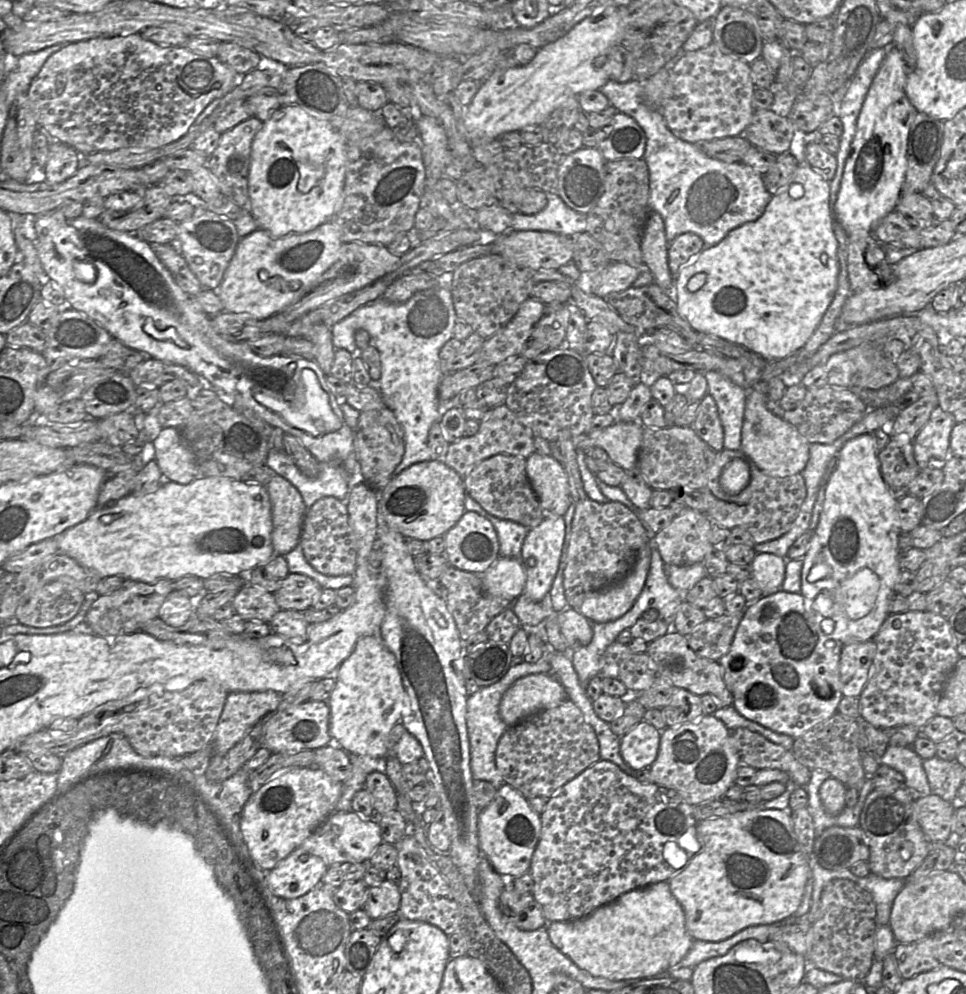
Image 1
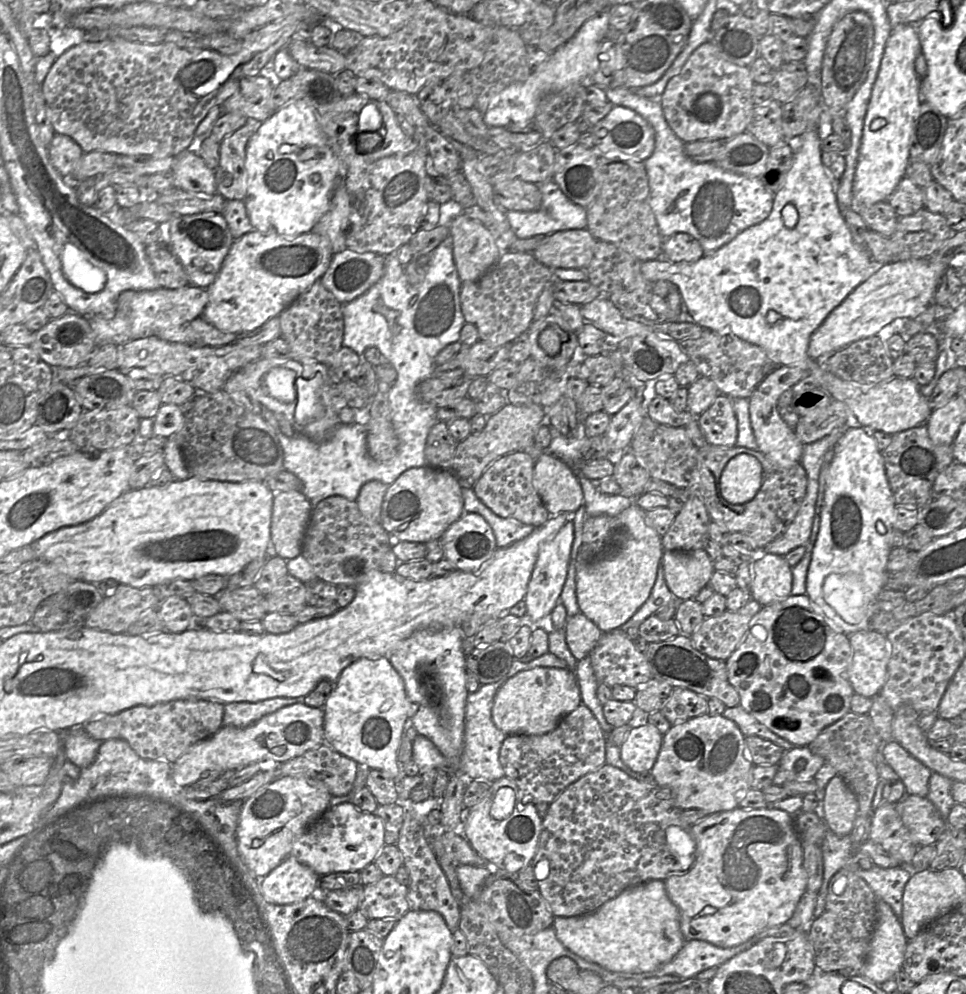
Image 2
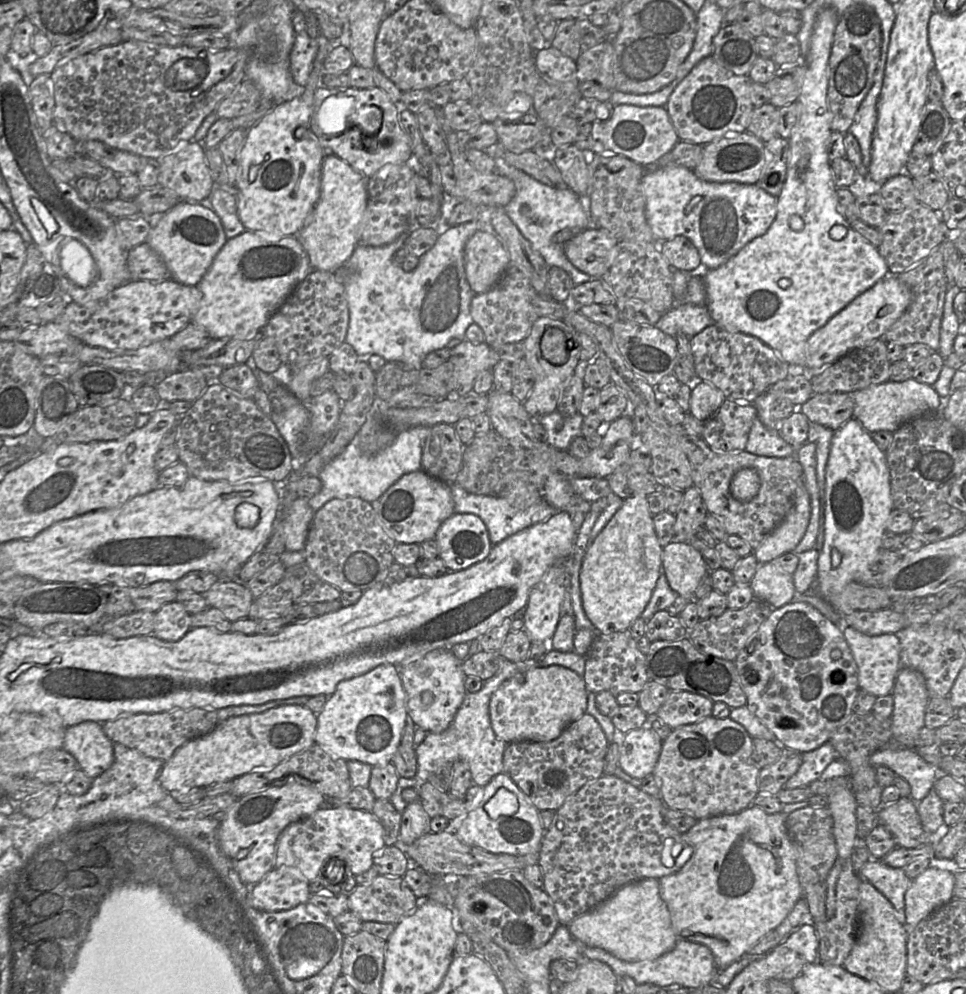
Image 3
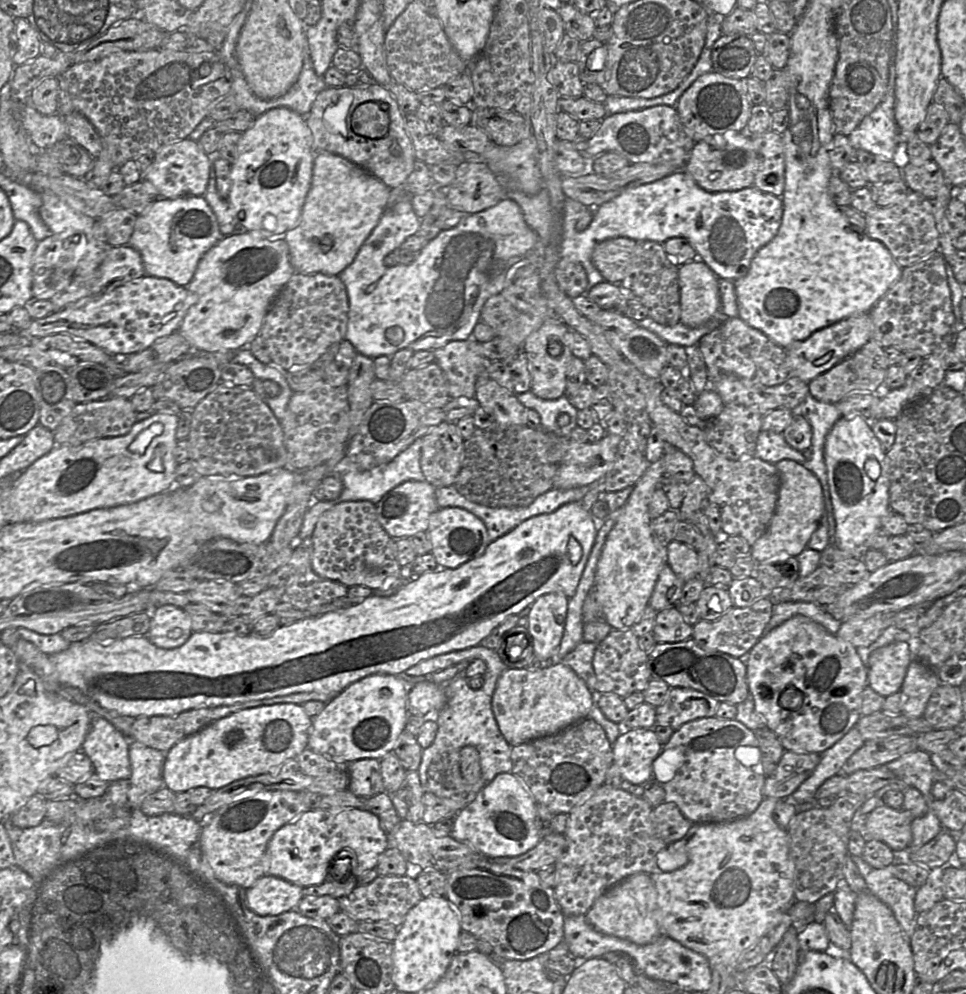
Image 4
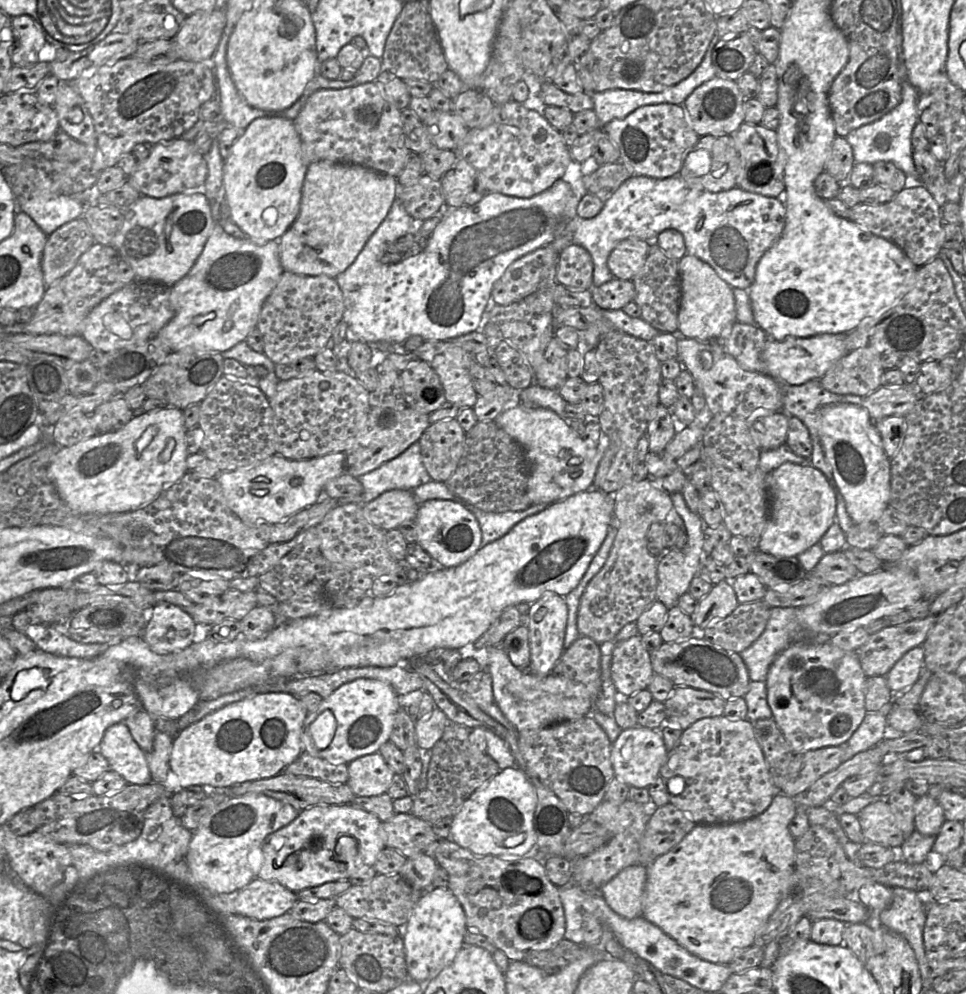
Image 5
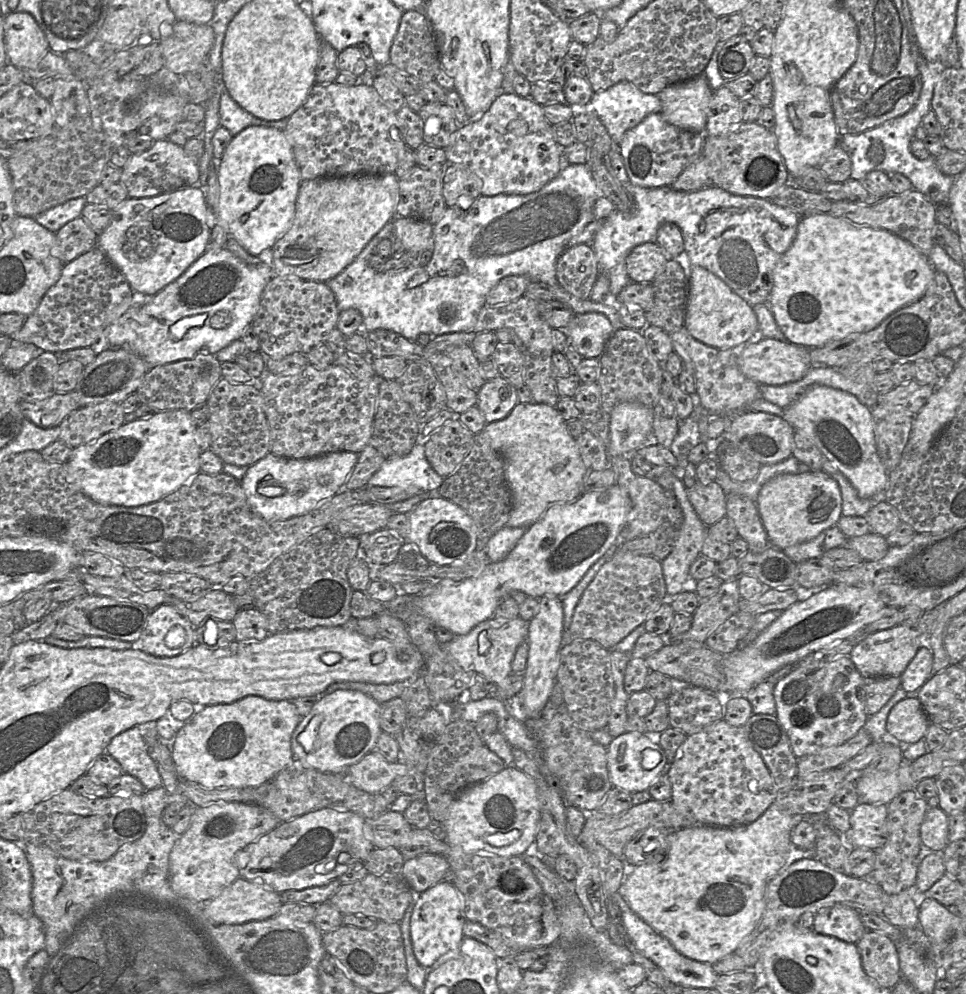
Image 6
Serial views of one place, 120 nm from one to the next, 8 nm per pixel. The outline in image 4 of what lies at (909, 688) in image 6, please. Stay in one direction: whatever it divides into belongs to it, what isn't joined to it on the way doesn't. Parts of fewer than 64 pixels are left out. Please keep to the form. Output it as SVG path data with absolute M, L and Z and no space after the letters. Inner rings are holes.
M896 640L874 650L866 650L864 655L868 686L883 697L900 692L907 668L913 661L908 643Z

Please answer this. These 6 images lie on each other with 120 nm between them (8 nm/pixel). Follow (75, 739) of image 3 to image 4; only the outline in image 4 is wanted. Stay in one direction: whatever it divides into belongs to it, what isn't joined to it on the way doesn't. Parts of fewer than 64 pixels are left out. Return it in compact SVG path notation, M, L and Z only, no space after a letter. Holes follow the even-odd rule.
M92 717L81 749L93 764L93 773L107 782L128 778L131 774L129 738L103 717Z

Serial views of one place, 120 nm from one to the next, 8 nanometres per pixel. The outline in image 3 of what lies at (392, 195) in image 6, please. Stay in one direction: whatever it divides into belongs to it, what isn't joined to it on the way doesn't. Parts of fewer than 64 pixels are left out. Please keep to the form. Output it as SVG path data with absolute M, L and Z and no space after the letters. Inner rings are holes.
M325 154L319 198L296 235L309 257L312 270L334 273L352 256L359 244L361 222L367 206L367 179L336 155Z

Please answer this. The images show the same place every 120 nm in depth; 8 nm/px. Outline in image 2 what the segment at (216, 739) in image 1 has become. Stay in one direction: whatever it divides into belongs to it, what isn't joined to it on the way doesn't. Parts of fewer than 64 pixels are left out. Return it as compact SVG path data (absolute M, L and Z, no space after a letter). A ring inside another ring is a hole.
M276 697L258 702L232 702L224 705L223 726L245 728L280 708L302 702L303 698Z

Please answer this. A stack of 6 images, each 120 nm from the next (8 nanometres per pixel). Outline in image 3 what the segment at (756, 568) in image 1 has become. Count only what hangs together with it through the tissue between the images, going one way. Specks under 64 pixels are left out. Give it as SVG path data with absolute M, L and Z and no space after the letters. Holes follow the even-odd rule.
M772 562L759 565L750 587L755 599L764 600L773 608L792 602L796 594L793 575L777 570Z

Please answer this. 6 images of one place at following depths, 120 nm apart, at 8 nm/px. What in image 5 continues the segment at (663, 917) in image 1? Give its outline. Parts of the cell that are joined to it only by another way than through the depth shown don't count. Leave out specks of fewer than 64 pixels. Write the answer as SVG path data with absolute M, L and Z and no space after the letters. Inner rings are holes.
M632 865L621 870L600 890L606 904L618 915L633 919L642 916L646 867Z

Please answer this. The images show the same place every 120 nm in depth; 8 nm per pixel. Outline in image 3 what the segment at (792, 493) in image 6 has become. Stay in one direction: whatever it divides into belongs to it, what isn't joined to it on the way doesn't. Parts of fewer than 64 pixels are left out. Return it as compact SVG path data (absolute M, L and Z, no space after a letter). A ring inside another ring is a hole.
M801 484L784 520L753 550L757 561L760 564L768 563L782 554L792 552L805 534L810 512L810 496L805 485Z

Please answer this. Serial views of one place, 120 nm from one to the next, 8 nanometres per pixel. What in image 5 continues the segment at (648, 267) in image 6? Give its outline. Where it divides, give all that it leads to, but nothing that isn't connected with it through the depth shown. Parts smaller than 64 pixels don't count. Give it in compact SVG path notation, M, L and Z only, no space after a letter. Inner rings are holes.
M627 238L619 242L607 261L614 278L632 280L644 266L650 244L637 238Z

